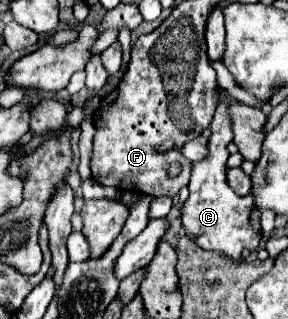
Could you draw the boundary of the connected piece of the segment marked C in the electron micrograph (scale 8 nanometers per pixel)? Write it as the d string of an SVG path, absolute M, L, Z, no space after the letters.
M218 105L216 115L212 119L212 135L208 141L208 157L206 161L198 161L192 165L192 175L188 183L188 199L182 207L182 225L186 235L202 249L220 251L234 261L242 261L242 251L258 249L262 241L260 233L260 213L250 213L254 207L254 197L236 195L226 181L226 161L228 161L228 143L232 141L230 117L226 105Z

